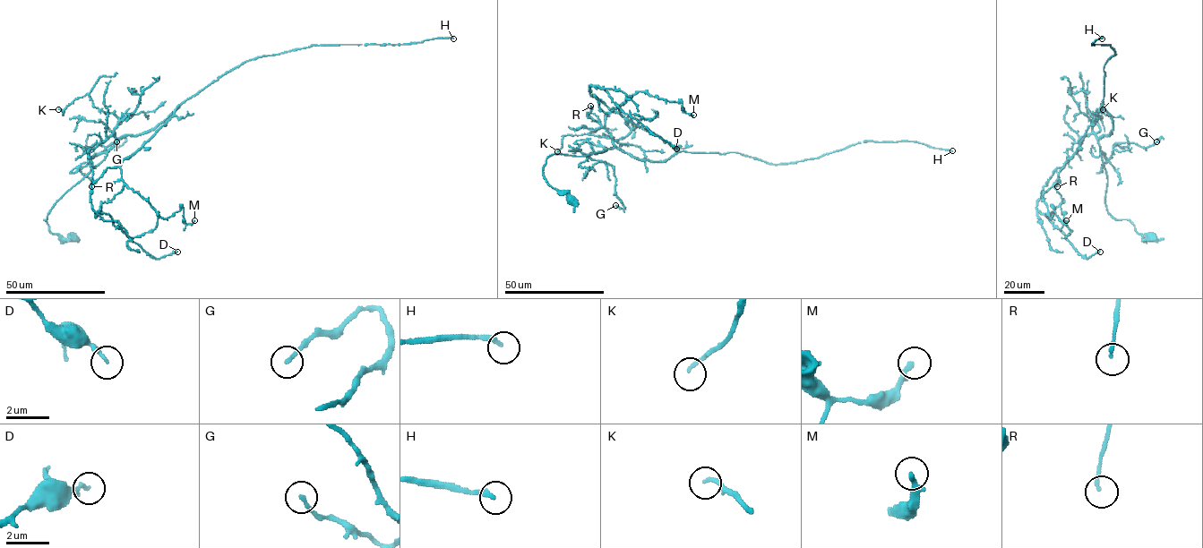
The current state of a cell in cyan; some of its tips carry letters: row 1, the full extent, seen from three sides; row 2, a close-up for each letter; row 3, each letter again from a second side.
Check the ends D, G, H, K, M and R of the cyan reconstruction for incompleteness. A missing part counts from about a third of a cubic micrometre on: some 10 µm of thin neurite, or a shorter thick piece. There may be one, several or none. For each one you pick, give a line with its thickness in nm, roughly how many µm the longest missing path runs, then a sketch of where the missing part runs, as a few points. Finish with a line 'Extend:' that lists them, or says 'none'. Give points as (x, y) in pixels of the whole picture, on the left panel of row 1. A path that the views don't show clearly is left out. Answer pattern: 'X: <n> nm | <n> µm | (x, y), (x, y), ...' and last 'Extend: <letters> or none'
H: 220 nm | 50 µm
Extend: H

